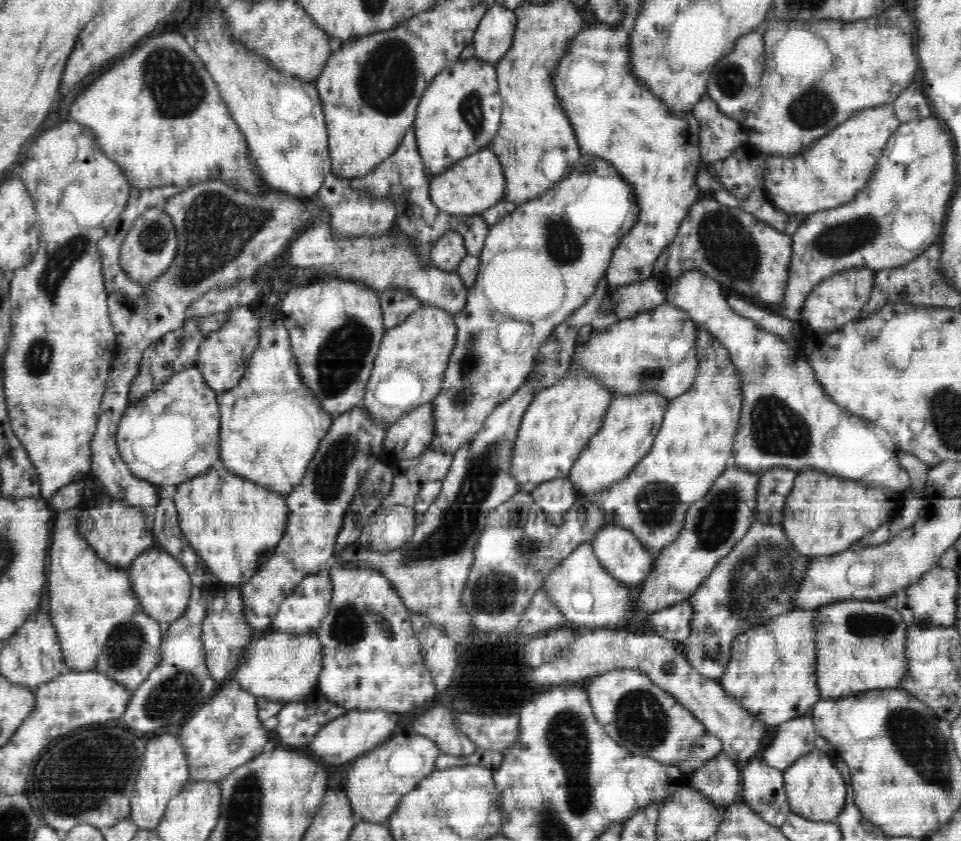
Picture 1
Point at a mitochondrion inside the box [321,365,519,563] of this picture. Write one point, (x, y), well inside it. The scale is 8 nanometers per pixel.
(460, 400)

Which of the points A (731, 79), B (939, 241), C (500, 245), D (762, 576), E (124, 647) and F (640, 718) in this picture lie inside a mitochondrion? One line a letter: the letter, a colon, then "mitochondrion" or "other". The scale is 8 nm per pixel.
A: mitochondrion
B: other
C: other
D: mitochondrion
E: mitochondrion
F: mitochondrion

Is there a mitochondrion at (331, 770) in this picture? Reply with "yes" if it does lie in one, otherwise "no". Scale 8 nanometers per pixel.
no

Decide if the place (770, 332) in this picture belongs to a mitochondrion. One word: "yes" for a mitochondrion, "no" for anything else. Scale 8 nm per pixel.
no

